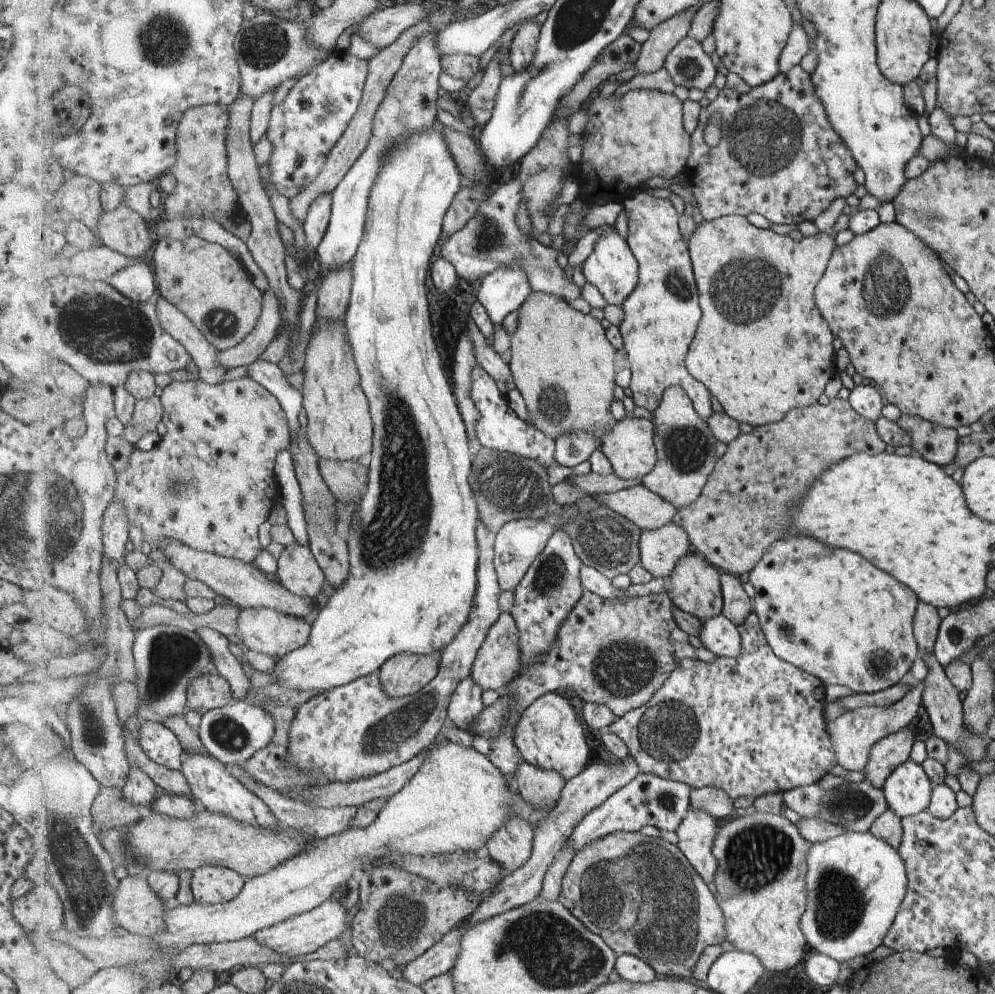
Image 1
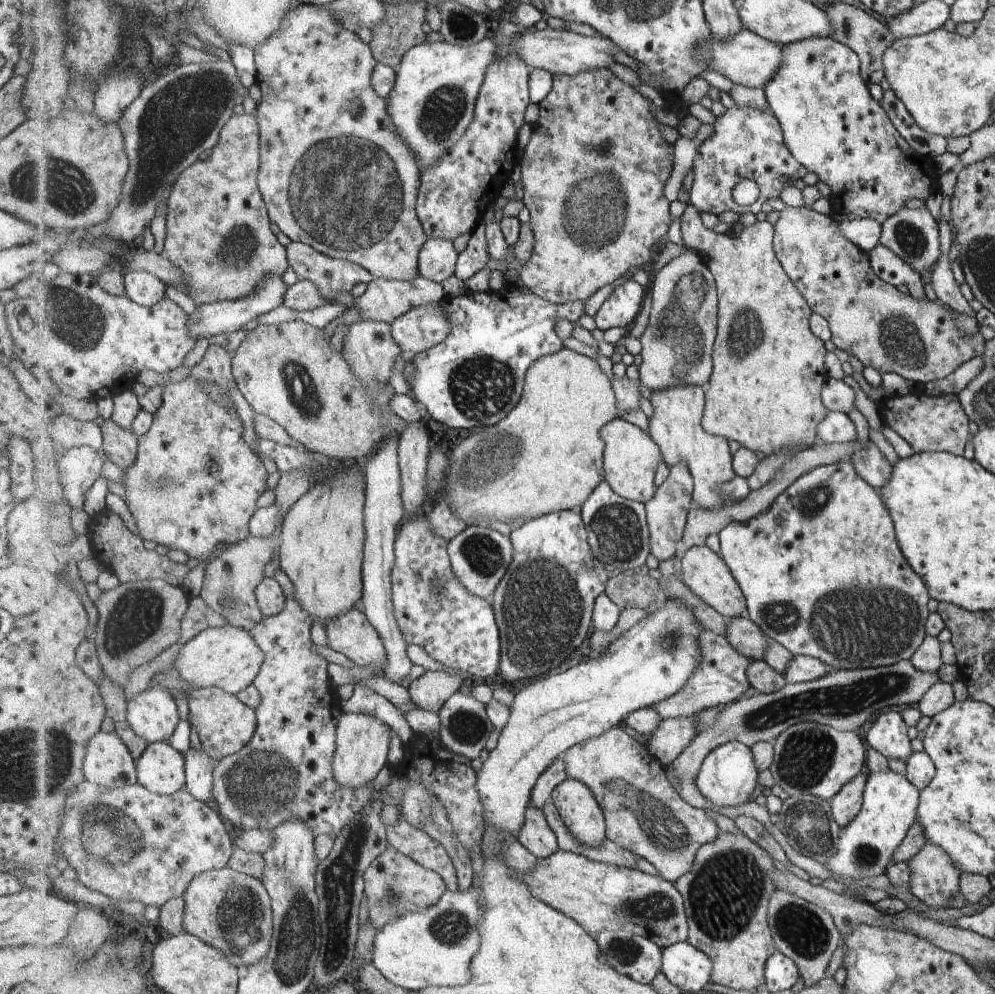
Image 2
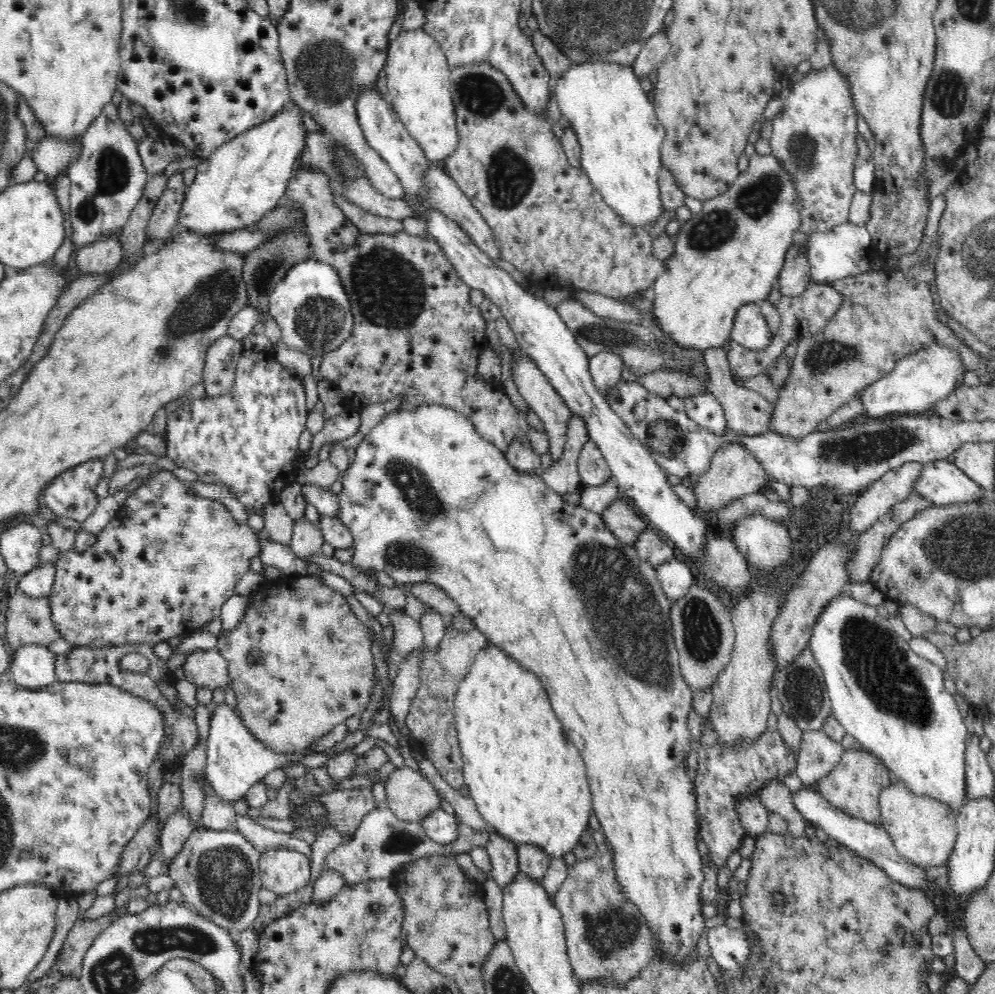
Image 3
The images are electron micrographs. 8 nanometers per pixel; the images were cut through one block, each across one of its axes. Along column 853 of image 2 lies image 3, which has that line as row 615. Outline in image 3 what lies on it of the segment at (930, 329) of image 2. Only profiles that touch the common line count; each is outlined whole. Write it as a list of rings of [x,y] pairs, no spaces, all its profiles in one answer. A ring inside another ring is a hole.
[[[314,577],[296,578],[290,580],[287,584],[280,586],[270,586],[266,590],[256,590],[255,594],[251,594],[247,598],[247,608],[242,616],[242,620],[236,624],[236,628],[232,630],[223,630],[217,635],[216,649],[226,659],[228,670],[231,676],[231,684],[235,692],[235,700],[237,708],[240,712],[241,721],[252,736],[257,739],[264,747],[272,749],[277,753],[292,754],[295,752],[301,753],[303,750],[310,748],[315,740],[320,740],[328,734],[338,722],[345,722],[353,715],[363,713],[371,701],[371,689],[374,686],[375,664],[371,651],[371,637],[373,632],[362,625],[361,621],[351,610],[347,598],[341,592],[335,591],[330,587],[320,583]]]

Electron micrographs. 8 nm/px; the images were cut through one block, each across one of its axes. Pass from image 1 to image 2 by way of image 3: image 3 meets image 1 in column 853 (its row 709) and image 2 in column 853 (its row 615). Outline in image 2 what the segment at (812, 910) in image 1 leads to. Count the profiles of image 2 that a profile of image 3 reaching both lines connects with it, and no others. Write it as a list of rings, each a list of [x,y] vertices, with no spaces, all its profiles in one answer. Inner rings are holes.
[[[889,769],[870,773],[863,808],[847,828],[840,830],[839,848],[824,866],[832,874],[849,881],[884,874],[886,867],[892,863],[893,852],[900,846],[909,827],[916,822],[918,806],[919,789],[909,784],[904,776]]]

